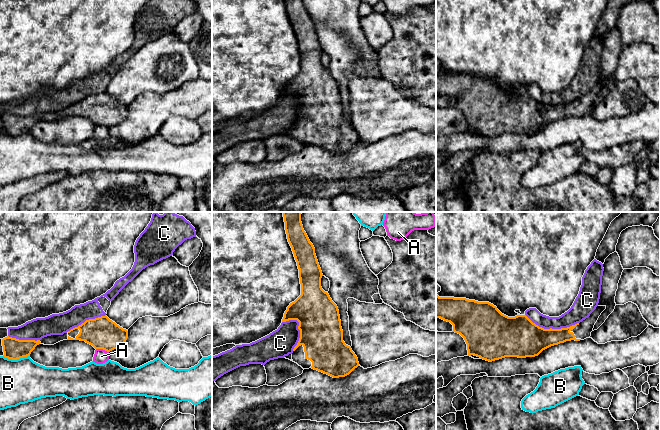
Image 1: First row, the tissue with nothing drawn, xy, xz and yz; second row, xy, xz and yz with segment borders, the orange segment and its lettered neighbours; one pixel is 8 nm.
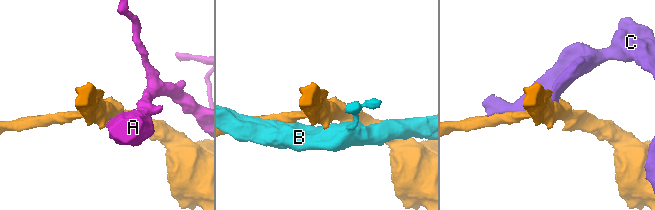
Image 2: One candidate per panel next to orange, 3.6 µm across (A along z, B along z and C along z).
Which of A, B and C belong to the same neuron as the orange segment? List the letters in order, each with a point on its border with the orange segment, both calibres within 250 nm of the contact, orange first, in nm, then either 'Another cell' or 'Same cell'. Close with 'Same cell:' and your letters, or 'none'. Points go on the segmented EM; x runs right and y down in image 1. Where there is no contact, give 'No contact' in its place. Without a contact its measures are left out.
A: Touches orange at xy (102, 348). Thickness 260 nm (orange) against 120 nm. Another cell
B: Touches orange at xy (16, 359). Thickness 170 nm (orange) against 360 nm. Another cell
C: Touches orange at yz (551, 328). Thickness 320 nm (orange) against 150 nm. Another cell
Same cell: none

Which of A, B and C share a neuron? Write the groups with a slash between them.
A / B / C

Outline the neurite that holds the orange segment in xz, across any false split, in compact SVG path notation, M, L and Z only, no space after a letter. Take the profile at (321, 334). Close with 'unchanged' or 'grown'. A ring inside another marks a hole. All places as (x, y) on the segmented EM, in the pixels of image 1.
M283 212L288 242L292 248L301 284L301 295L287 307L282 322L297 320L300 338L293 349L292 360L303 369L312 368L333 378L345 377L359 366L351 347L343 341L343 330L337 305L321 287L323 276L315 248L301 222L301 212Z; grown

